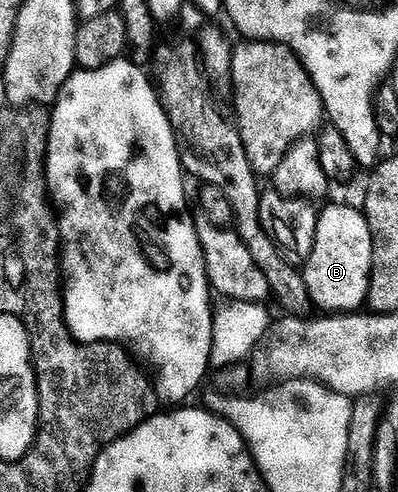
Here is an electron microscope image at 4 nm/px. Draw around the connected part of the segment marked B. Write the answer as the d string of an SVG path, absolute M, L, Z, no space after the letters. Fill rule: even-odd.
M347 204L324 207L319 214L311 256L301 268L312 305L324 308L322 311L327 314L358 313L367 304L374 265L374 238L364 213Z

